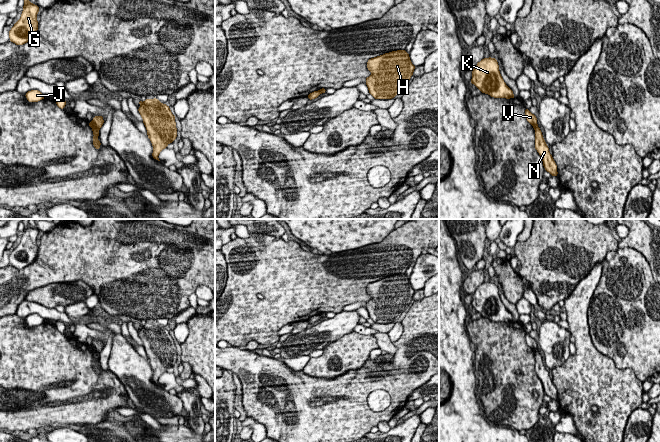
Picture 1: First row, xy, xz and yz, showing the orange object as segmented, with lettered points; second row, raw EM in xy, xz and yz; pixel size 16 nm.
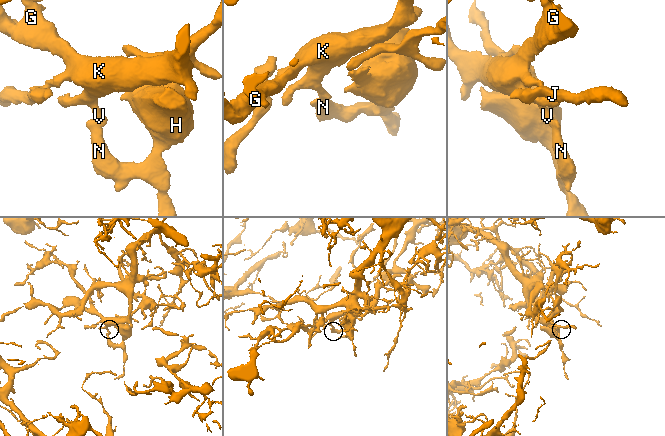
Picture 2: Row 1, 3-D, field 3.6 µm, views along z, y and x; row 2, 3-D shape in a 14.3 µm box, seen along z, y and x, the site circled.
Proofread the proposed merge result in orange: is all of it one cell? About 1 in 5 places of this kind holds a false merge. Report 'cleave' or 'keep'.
cleave

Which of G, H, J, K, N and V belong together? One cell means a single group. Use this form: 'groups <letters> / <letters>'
groups G J K V / H N

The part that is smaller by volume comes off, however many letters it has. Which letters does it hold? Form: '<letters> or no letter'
H, N

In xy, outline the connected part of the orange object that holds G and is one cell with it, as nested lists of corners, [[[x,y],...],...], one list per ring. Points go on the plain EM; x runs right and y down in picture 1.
[[[29,219],[22,220],[25,228],[19,245],[9,255],[10,265],[16,269],[23,269],[32,264],[38,254],[37,237],[39,230],[30,227]]]

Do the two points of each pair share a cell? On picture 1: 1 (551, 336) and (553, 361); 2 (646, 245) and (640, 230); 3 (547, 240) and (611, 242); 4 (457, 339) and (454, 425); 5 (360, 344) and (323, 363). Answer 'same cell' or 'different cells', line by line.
1: same cell
2: same cell
3: same cell
4: same cell
5: same cell

